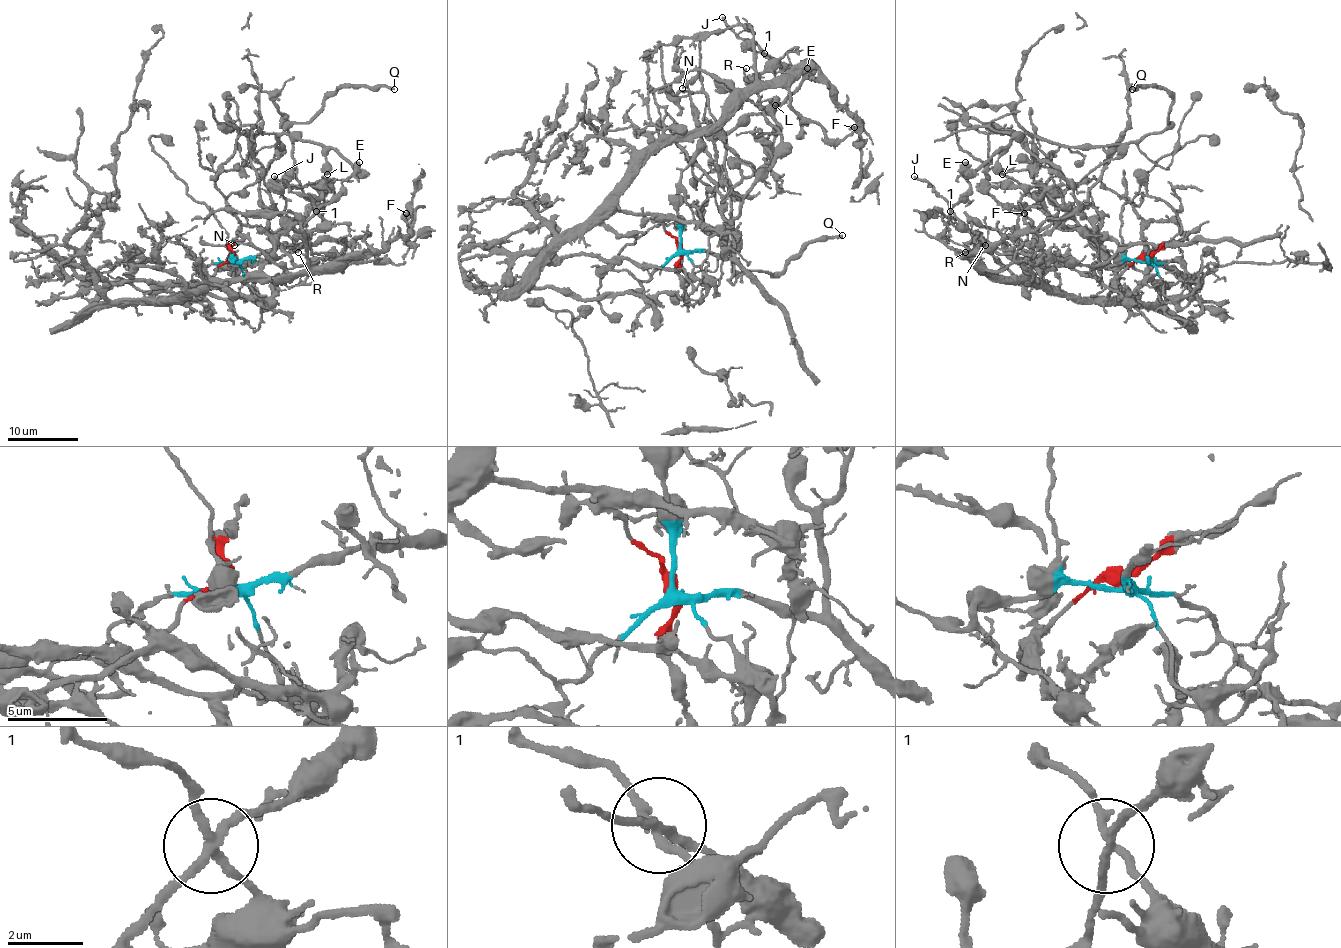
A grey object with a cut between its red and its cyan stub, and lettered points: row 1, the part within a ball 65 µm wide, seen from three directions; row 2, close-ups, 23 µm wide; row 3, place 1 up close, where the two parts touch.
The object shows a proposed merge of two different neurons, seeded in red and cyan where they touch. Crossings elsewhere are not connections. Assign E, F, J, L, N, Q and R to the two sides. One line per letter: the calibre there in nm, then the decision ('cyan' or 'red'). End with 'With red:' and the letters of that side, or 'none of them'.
E: calibre 650 nm; red
F: calibre 200 nm; red
J: calibre 180 nm; cyan
L: calibre 360 nm; cyan
N: calibre 180 nm; red
Q: calibre 280 nm; cyan
R: calibre 150 nm; cyan
With red: E, F, N

